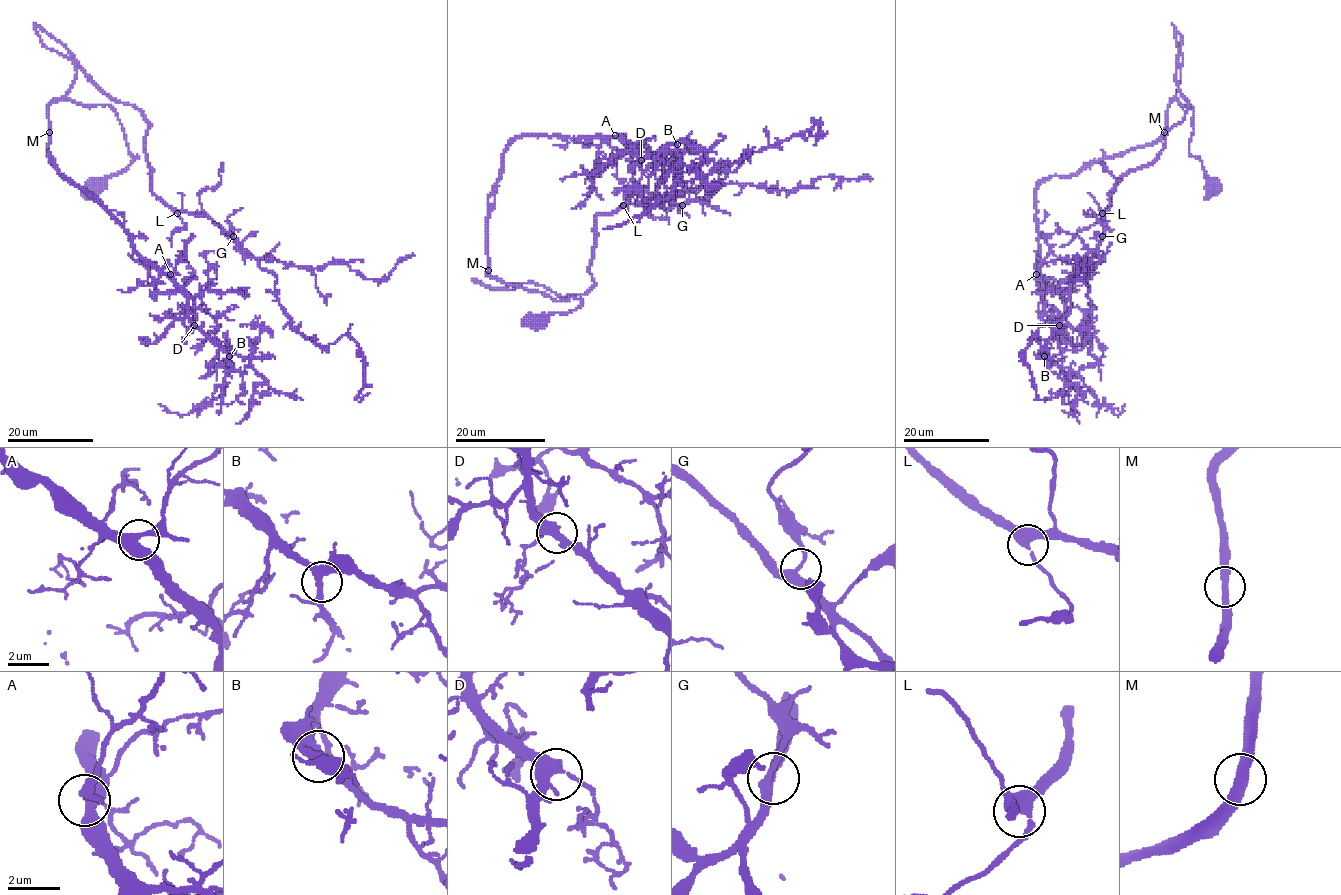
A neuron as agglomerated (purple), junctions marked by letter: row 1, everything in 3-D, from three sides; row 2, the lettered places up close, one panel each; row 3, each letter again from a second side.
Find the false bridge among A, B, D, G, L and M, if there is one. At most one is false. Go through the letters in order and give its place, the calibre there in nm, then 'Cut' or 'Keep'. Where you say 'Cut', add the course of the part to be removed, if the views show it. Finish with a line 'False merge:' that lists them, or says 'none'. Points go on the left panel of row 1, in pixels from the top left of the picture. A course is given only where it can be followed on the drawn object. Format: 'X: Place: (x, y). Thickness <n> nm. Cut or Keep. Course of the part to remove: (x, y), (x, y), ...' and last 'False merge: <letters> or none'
A: Place: (170, 274). Thickness 360 nm. Keep
B: Place: (229, 356). Thickness 300 nm. Keep
D: Place: (194, 325). Thickness 400 nm. Keep
G: Place: (233, 236). Thickness 260 nm. Keep
L: Place: (177, 213). Thickness 420 nm. Keep
M: Place: (49, 132). Thickness 360 nm. Keep
False merge: none

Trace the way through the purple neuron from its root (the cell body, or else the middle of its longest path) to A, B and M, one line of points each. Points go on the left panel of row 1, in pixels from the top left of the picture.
A: (96, 185), (138, 157), (108, 105), (56, 100), (47, 154), (57, 170), (170, 274)
B: (96, 185), (138, 157), (108, 105), (56, 100), (47, 154), (57, 170), (186, 293), (188, 318), (229, 356)
M: (96, 185), (120, 174), (138, 157), (128, 148), (117, 114), (108, 105), (56, 100), (47, 109), (49, 132)

